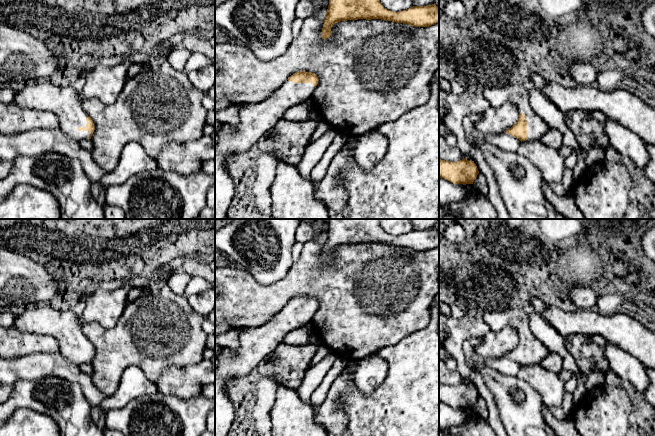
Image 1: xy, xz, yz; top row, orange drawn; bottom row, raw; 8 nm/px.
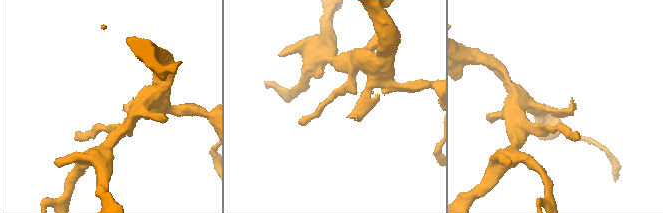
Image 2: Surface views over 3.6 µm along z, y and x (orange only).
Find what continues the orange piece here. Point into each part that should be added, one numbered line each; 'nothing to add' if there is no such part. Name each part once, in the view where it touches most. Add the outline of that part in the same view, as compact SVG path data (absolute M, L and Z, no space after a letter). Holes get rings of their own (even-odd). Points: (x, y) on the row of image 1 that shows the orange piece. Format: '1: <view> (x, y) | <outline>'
1: xy (66, 103) | M48 80L28 82L13 100L20 108L54 113L59 119L59 129L78 141L90 137L89 131L78 131L87 124L81 93L73 86L62 87Z

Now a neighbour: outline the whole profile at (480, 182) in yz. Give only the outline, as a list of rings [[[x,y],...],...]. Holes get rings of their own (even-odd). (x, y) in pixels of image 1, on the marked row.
[[[480,173],[477,175],[476,179],[473,182],[473,185],[479,190],[482,194],[487,194],[487,180],[483,173]]]

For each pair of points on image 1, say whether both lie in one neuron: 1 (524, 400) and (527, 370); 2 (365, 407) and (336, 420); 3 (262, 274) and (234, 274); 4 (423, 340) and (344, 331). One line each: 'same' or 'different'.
1: different
2: different
3: different
4: different

